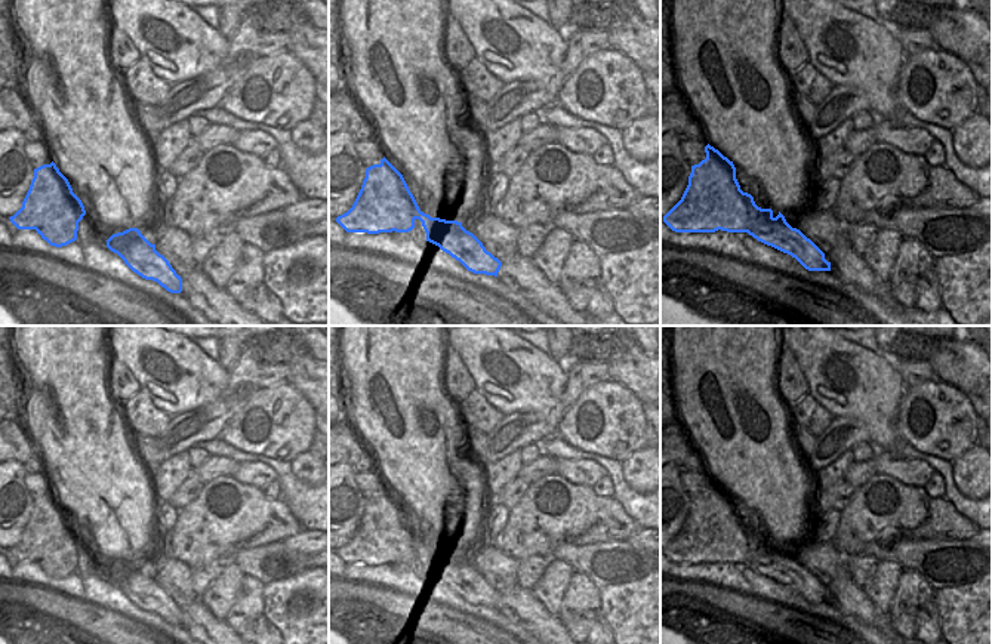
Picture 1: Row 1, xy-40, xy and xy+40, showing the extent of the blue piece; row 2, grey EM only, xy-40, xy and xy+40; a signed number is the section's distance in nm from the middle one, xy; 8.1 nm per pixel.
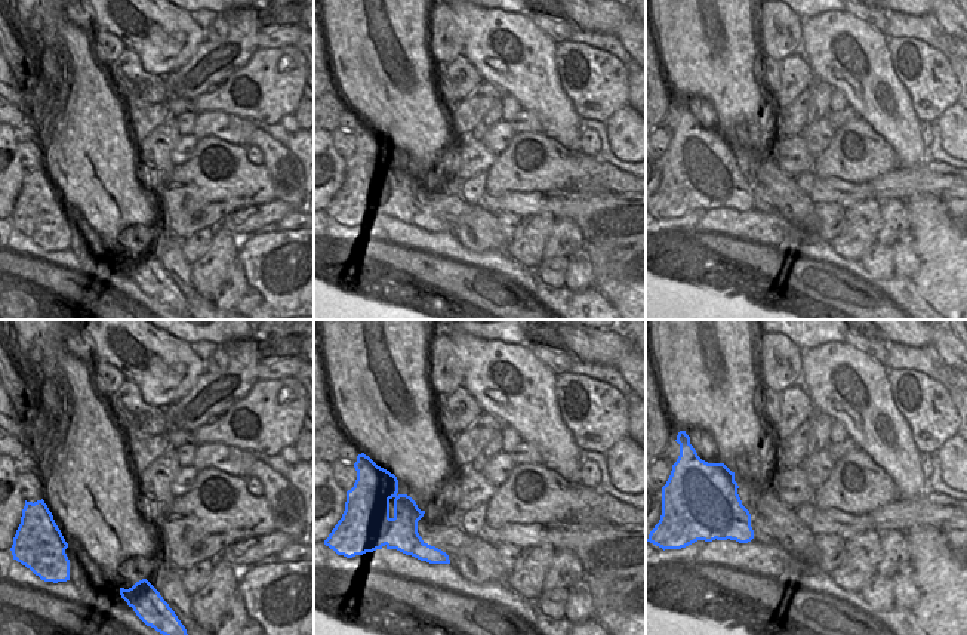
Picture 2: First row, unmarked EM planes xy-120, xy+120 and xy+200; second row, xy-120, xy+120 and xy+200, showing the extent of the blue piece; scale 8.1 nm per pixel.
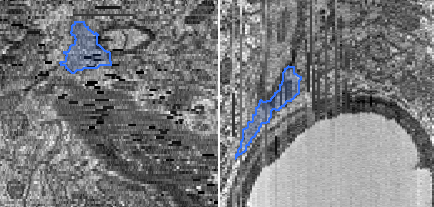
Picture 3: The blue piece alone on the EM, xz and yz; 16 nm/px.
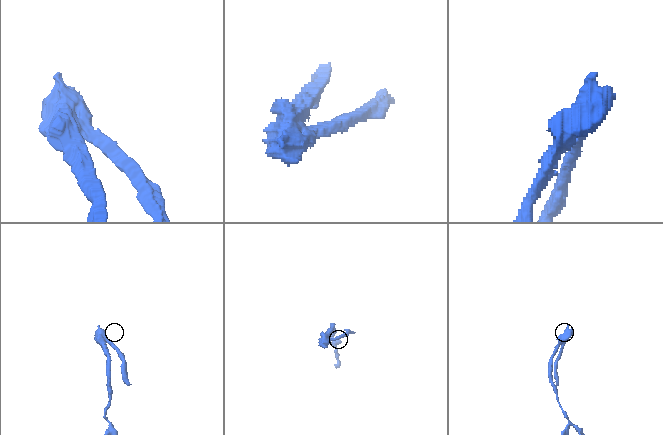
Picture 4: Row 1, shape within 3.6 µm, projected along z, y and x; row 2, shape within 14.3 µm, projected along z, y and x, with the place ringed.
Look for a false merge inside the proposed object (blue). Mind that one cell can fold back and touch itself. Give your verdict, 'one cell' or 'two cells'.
two cells

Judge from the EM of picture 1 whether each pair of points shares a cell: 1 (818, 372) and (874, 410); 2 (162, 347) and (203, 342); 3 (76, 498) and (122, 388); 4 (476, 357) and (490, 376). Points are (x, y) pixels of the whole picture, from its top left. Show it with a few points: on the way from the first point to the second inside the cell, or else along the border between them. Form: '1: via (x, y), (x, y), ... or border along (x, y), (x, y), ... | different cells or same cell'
1: via (828, 387), (840, 396), (859, 396) | same cell
2: border along (193, 341), (218, 360) | different cells
3: border along (110, 364), (110, 391), (120, 403) | different cells
4: via (480, 361), (490, 372) | same cell

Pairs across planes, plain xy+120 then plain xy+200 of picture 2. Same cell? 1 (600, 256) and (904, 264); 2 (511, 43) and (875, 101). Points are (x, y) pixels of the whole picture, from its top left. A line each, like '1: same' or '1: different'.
1: different
2: same

